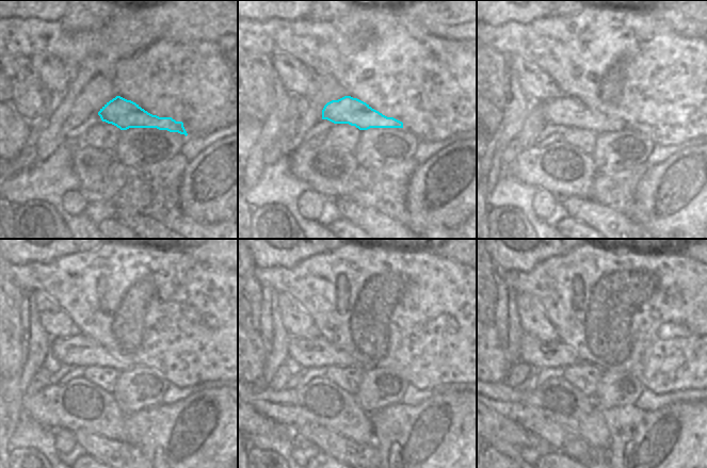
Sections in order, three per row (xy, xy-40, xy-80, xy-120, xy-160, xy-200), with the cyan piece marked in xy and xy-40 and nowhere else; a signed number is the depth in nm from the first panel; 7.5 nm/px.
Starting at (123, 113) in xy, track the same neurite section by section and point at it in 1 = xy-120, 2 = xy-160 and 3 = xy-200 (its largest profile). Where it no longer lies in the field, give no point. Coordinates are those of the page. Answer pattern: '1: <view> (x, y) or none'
1: xy-120 (81, 351)
2: xy-160 (309, 353)
3: xy-200 (536, 354)

